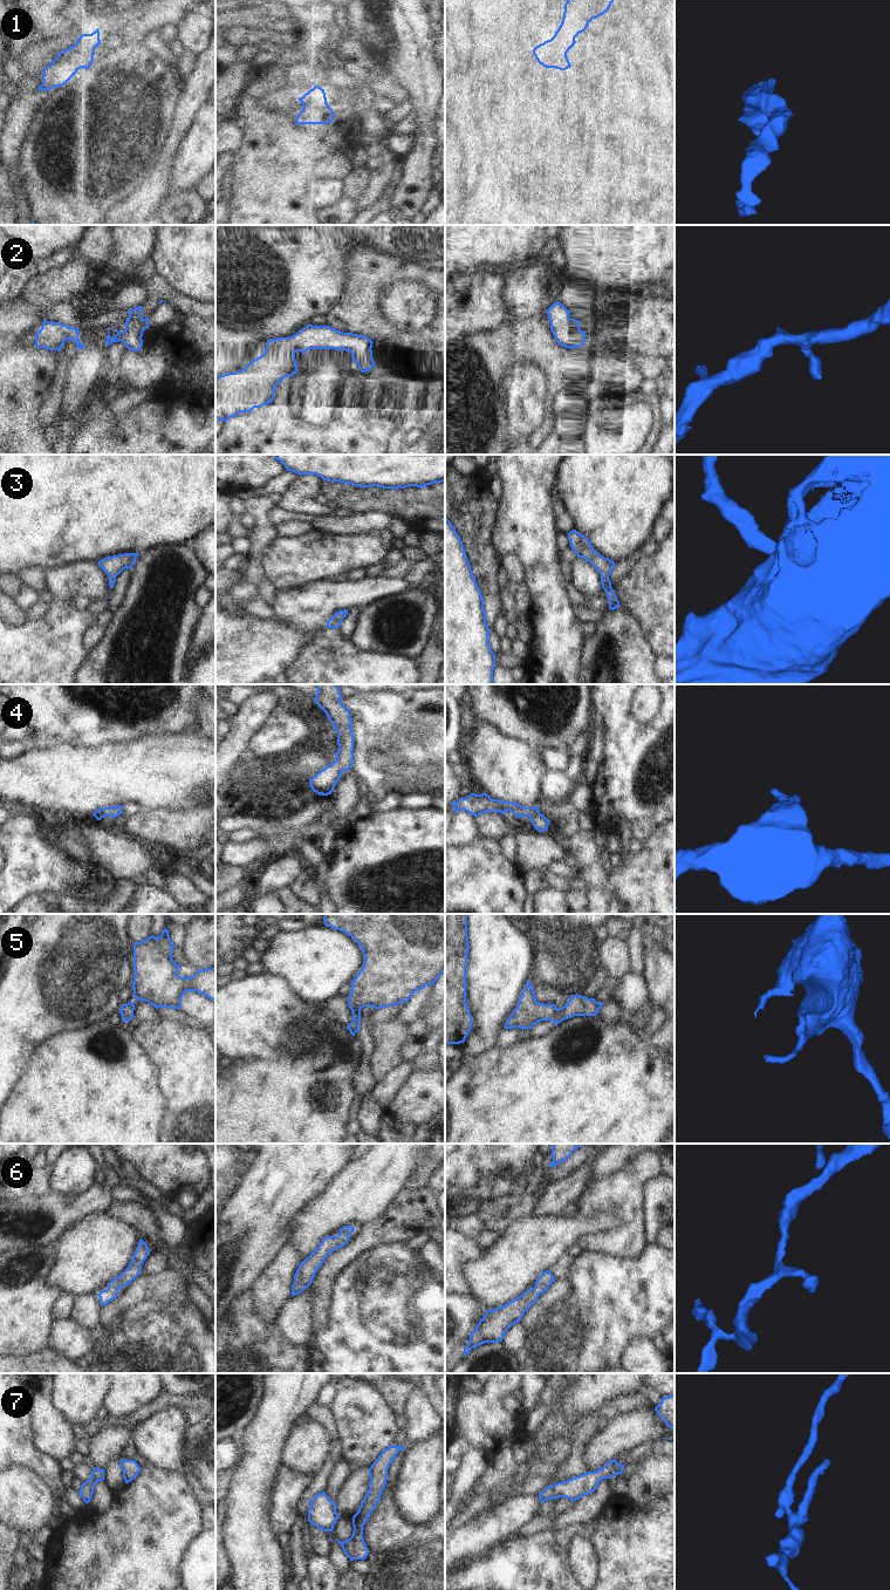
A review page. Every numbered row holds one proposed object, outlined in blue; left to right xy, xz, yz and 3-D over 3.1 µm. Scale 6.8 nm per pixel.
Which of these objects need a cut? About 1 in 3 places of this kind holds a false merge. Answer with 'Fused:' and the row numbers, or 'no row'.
Fused: 5.

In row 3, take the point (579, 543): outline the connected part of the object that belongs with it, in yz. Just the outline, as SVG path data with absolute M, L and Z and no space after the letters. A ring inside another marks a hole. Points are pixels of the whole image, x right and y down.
M576 530L568 533L568 539L570 541L570 547L576 553L577 558L583 558L589 561L601 574L601 585L608 596L609 609L614 610L618 608L619 601L617 600L609 580L609 575L614 569L615 562L597 553L593 548L591 542Z

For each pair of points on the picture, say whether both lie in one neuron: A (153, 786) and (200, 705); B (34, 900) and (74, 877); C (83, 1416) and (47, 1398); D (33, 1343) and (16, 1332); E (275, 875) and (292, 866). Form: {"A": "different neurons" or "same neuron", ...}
{"A": "different neurons", "B": "different neurons", "C": "different neurons", "D": "same neuron", "E": "same neuron"}

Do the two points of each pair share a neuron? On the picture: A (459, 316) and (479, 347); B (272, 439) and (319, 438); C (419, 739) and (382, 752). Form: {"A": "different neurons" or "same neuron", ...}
{"A": "different neurons", "B": "same neuron", "C": "same neuron"}

